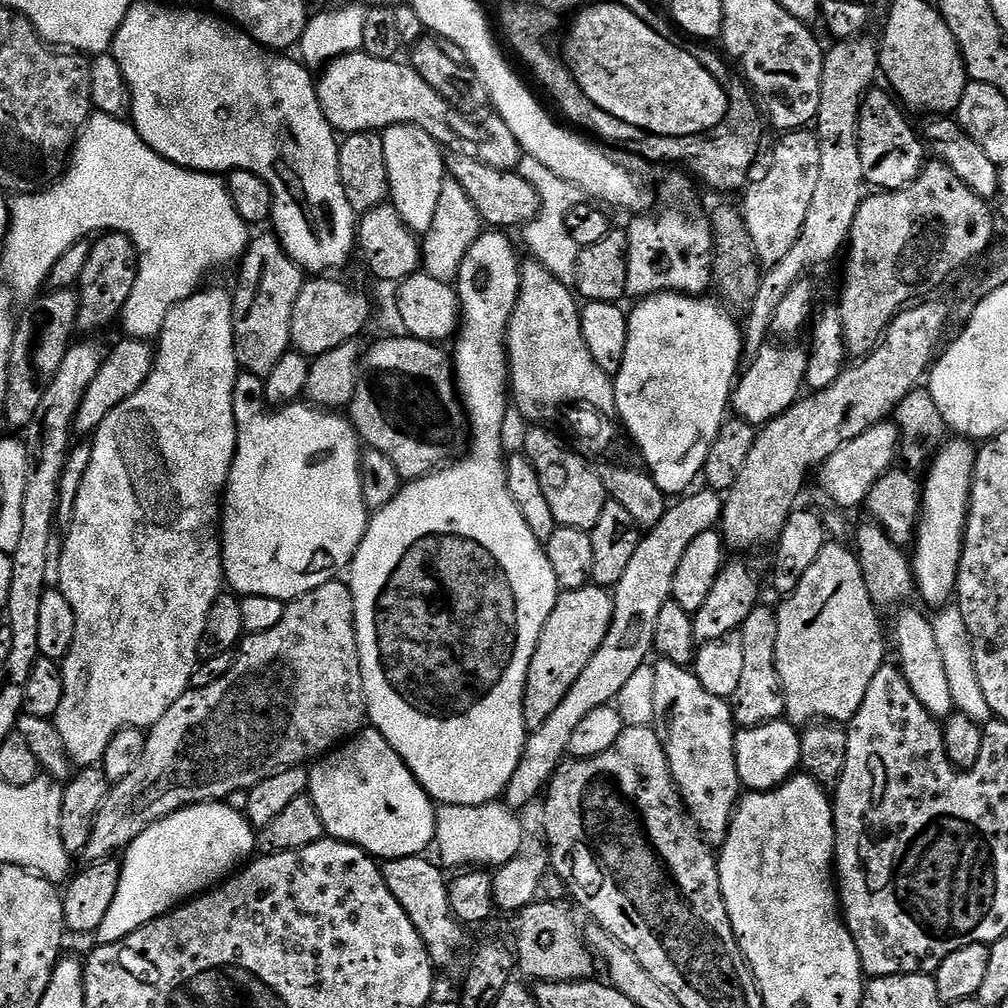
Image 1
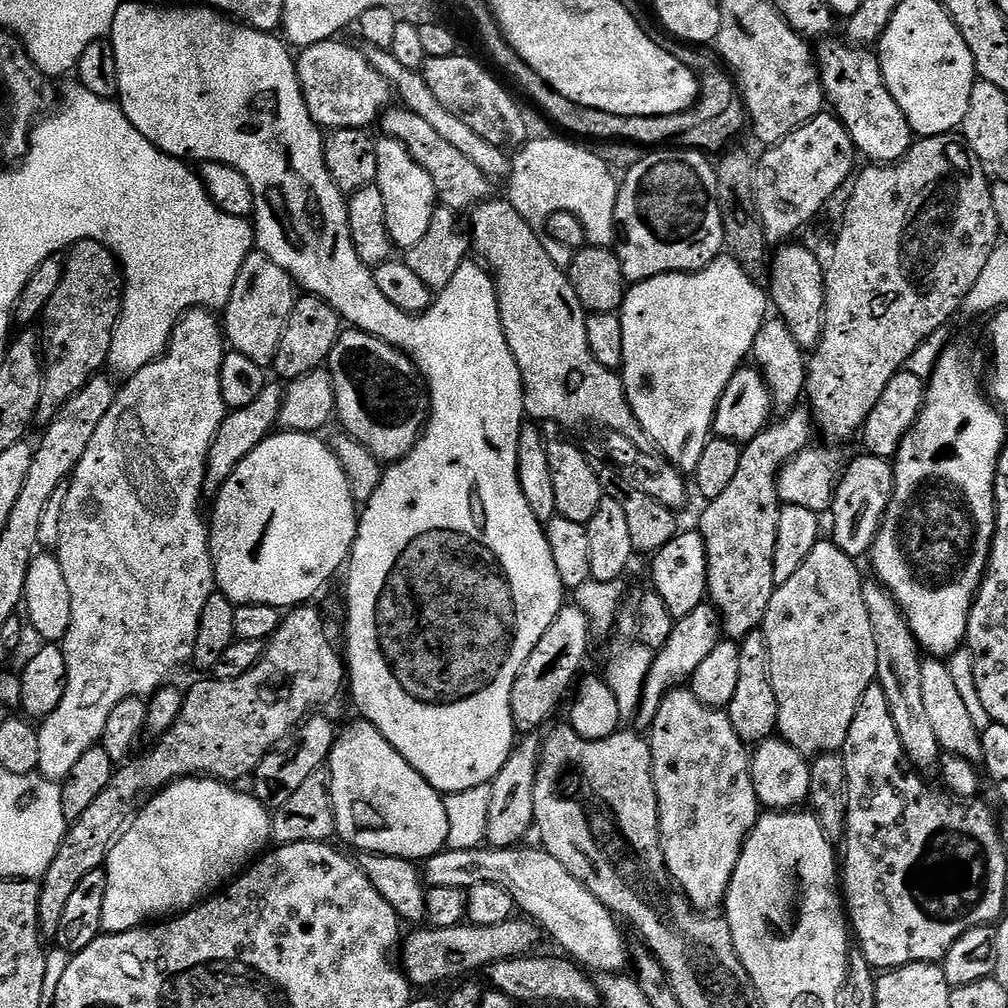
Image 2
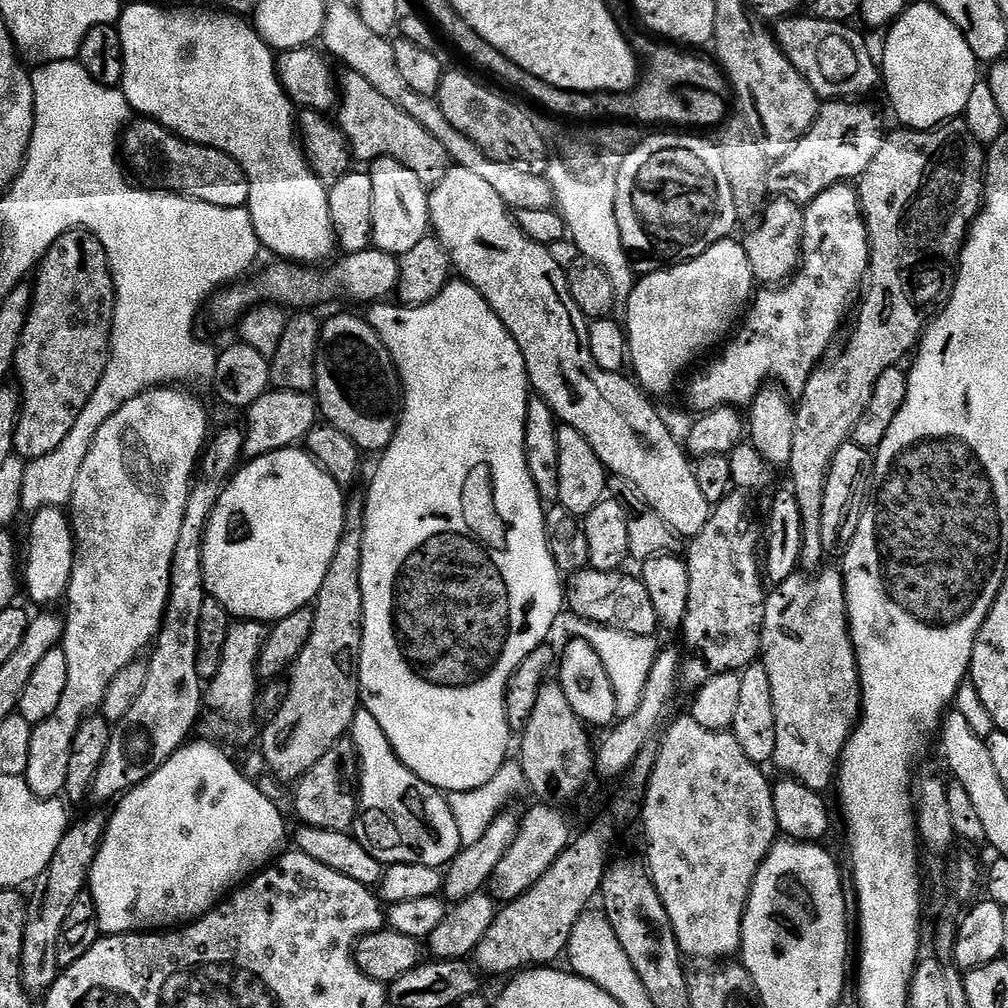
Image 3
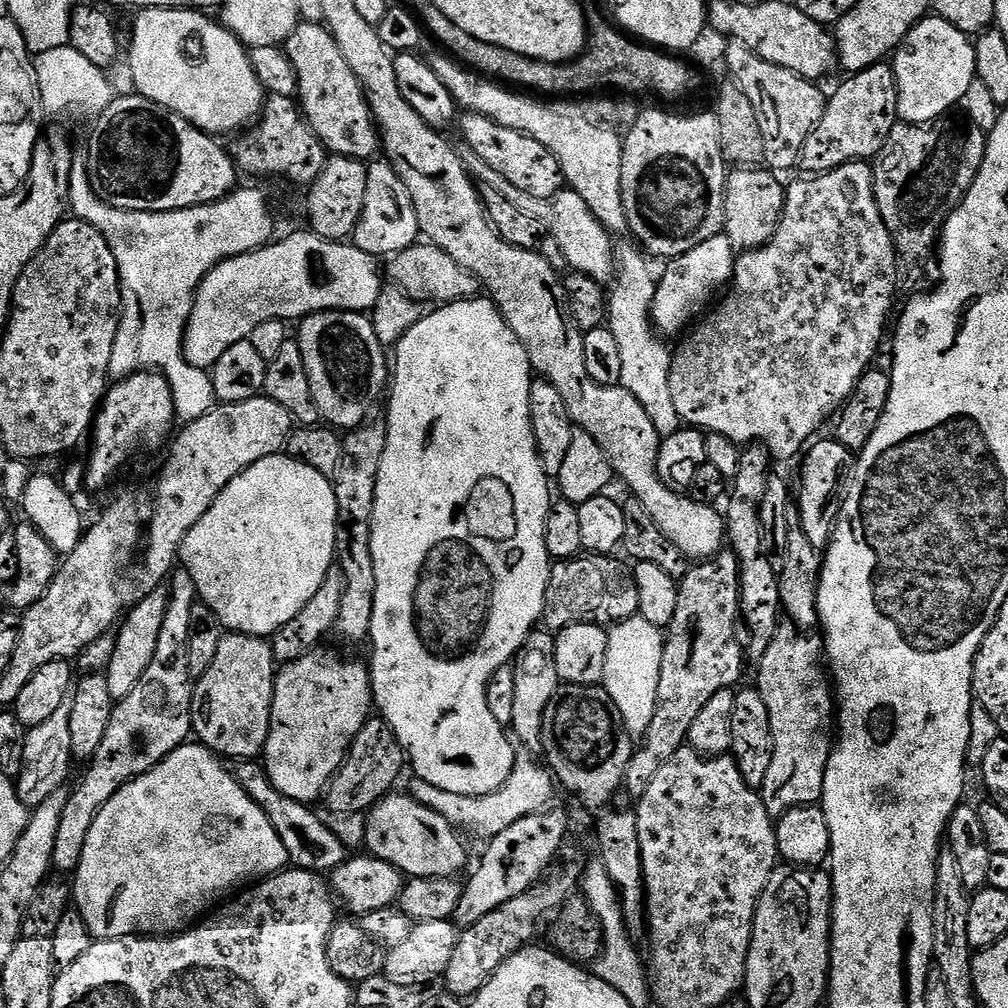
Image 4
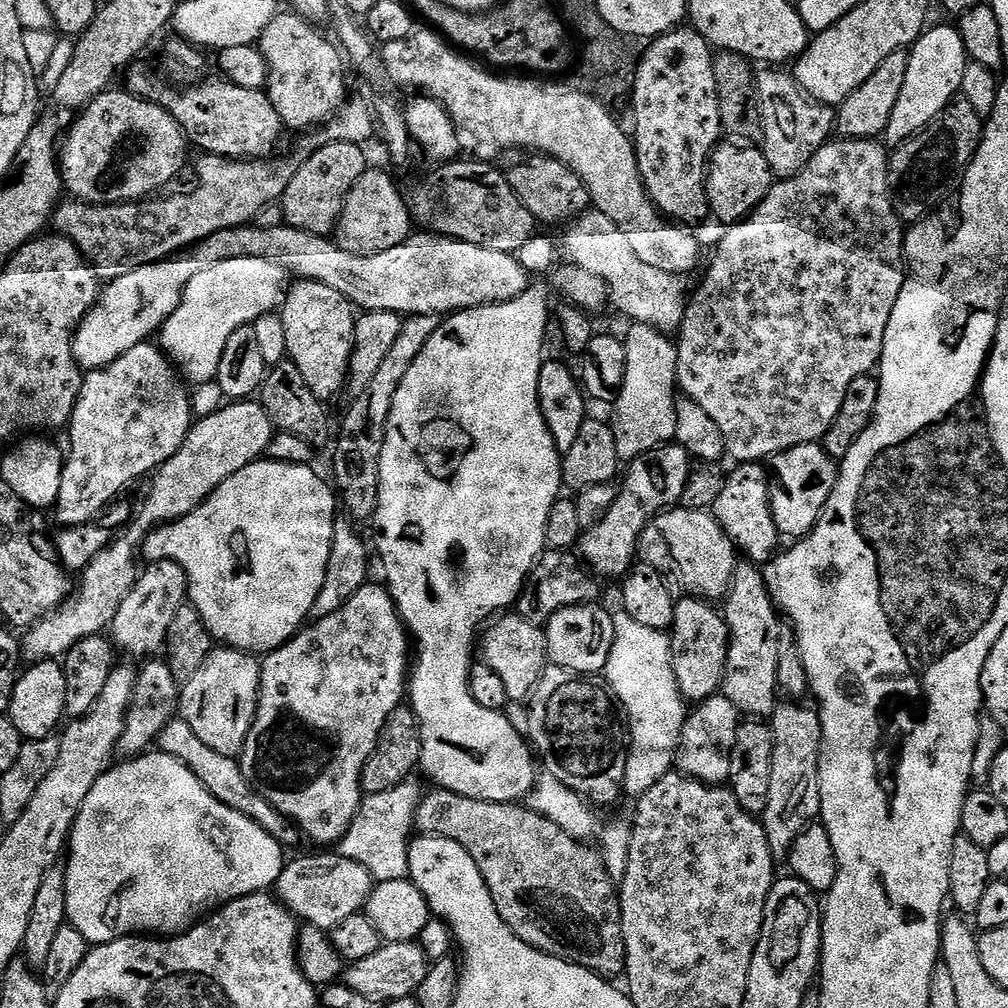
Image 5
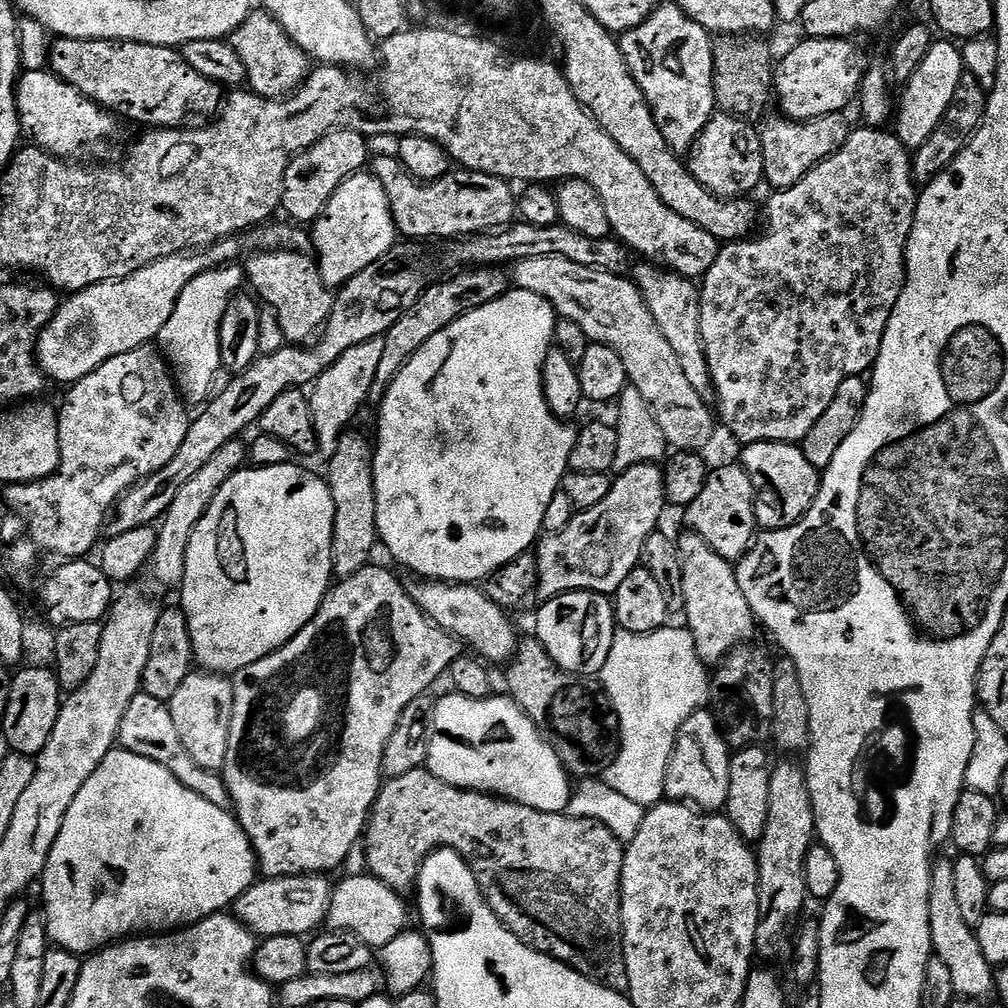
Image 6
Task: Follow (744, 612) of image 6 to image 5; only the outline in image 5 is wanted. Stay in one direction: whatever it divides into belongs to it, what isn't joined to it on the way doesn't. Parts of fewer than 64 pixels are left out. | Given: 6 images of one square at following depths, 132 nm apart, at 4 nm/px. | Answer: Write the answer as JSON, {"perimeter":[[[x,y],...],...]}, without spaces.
{"perimeter":[[[681,506],[667,509],[655,517],[654,527],[662,530],[666,543],[678,562],[685,589],[691,595],[709,602],[723,601],[732,584],[732,575],[738,563],[736,547],[724,532],[711,511],[688,509]]]}

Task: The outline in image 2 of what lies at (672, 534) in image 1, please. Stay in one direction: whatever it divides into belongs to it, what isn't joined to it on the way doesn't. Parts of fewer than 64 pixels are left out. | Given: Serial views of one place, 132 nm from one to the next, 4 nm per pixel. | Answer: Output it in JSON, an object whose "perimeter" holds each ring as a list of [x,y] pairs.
{"perimeter":[[[528,734],[512,749],[506,766],[492,781],[490,818],[488,819],[487,843],[494,848],[515,848],[520,840],[534,828],[534,782],[540,765],[542,740],[539,735]]]}

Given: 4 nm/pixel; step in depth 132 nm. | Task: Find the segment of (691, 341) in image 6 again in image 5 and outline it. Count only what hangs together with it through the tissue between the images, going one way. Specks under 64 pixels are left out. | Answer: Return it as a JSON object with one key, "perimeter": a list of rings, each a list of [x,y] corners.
{"perimeter":[[[589,210],[571,221],[567,228],[568,233],[564,236],[564,244],[568,247],[567,259],[582,270],[590,270],[590,274],[602,278],[613,309],[616,307],[622,315],[629,316],[629,321],[648,324],[659,332],[679,333],[689,302],[680,285],[681,277],[642,262],[630,247],[630,238],[626,238],[626,234],[622,234],[606,214]]]}

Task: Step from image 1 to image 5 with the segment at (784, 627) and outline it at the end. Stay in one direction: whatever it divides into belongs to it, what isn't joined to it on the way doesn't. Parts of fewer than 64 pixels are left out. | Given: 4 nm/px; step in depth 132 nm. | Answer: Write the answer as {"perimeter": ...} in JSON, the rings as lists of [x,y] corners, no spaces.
{"perimeter":[[[800,702],[784,703],[770,717],[774,758],[770,766],[770,802],[762,813],[766,842],[770,842],[770,854],[777,862],[787,861],[794,838],[820,814],[820,714],[815,707],[803,708]]]}

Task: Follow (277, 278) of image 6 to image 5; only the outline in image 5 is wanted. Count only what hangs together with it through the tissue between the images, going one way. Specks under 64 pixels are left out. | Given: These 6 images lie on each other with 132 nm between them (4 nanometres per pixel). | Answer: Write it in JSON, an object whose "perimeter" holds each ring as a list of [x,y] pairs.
{"perimeter":[[[300,278],[289,287],[284,298],[284,307],[279,309],[278,315],[282,318],[282,326],[286,326],[287,359],[294,366],[298,366],[302,378],[306,378],[306,386],[314,390],[318,399],[331,402],[339,392],[345,391],[348,382],[348,367],[354,350],[357,309],[353,308],[346,298],[342,298],[338,290],[333,290],[317,280]]]}

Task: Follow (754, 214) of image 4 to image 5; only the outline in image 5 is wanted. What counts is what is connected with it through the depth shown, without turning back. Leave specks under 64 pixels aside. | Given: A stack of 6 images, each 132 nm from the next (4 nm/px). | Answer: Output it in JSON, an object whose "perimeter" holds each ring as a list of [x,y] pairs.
{"perimeter":[[[744,142],[728,143],[732,144],[717,144],[708,162],[708,210],[713,217],[717,216],[724,226],[739,224],[750,216],[764,201],[774,183],[770,162],[766,162],[759,147],[749,146]]]}

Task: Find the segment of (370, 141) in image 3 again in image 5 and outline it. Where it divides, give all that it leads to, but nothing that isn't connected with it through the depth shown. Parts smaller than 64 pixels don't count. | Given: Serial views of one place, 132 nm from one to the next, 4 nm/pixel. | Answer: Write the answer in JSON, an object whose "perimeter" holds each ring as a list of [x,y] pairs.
{"perimeter":[[[280,10],[277,11],[276,16],[270,22],[270,26],[266,26],[266,30],[262,30],[260,39],[258,41],[258,47],[262,58],[266,58],[266,66],[268,67],[268,87],[266,89],[270,102],[274,102],[274,110],[278,110],[278,118],[282,118],[285,129],[300,132],[303,130],[315,130],[328,123],[329,120],[333,119],[339,113],[340,109],[344,107],[346,101],[349,99],[350,93],[348,93],[348,80],[344,77],[344,64],[346,68],[346,60],[342,55],[341,49],[337,47],[331,39],[327,40],[322,33],[319,32],[315,23],[309,22],[304,17],[299,16],[297,12],[291,10]]]}

